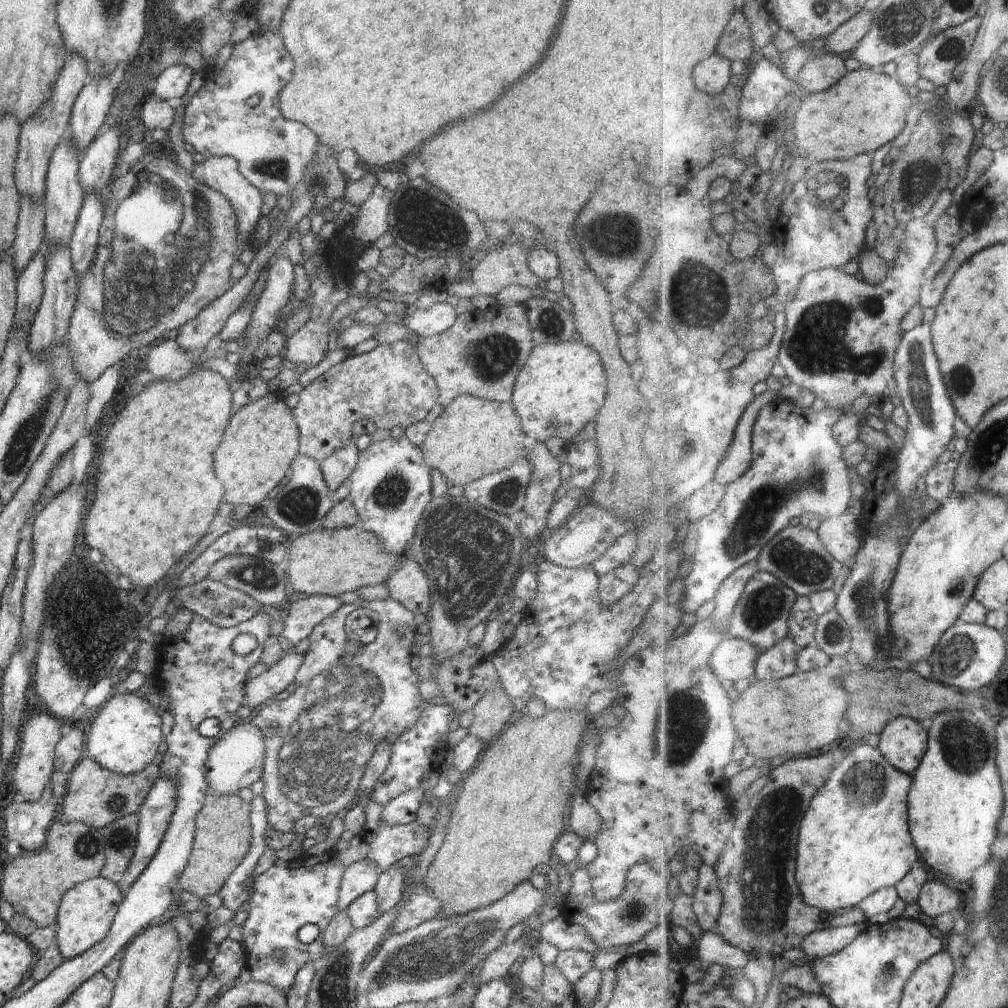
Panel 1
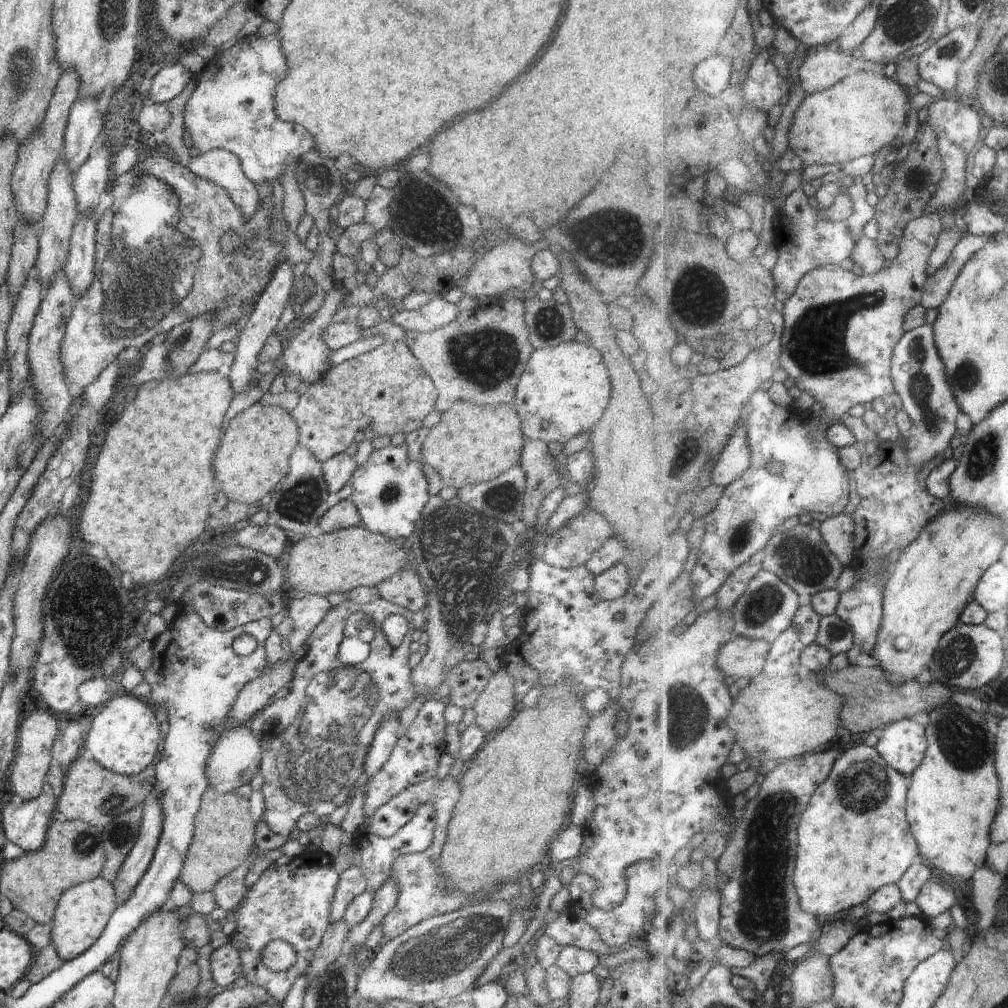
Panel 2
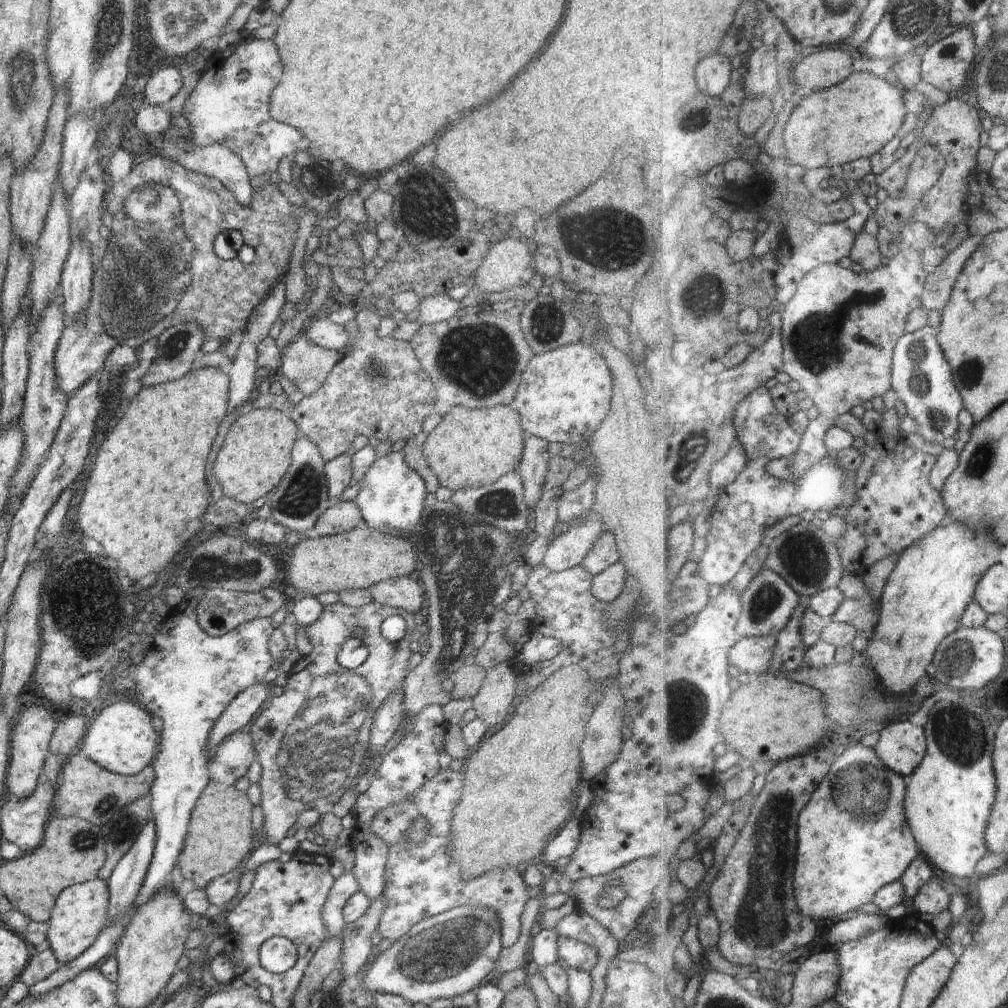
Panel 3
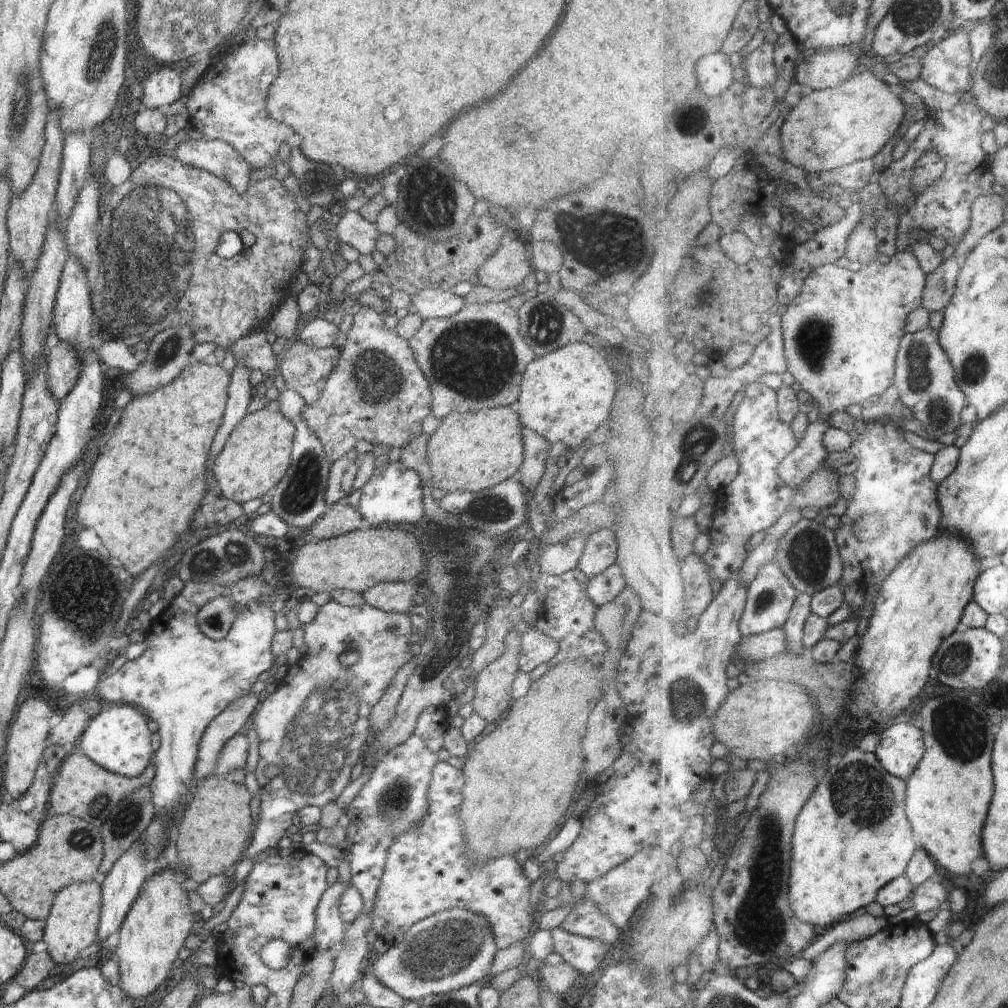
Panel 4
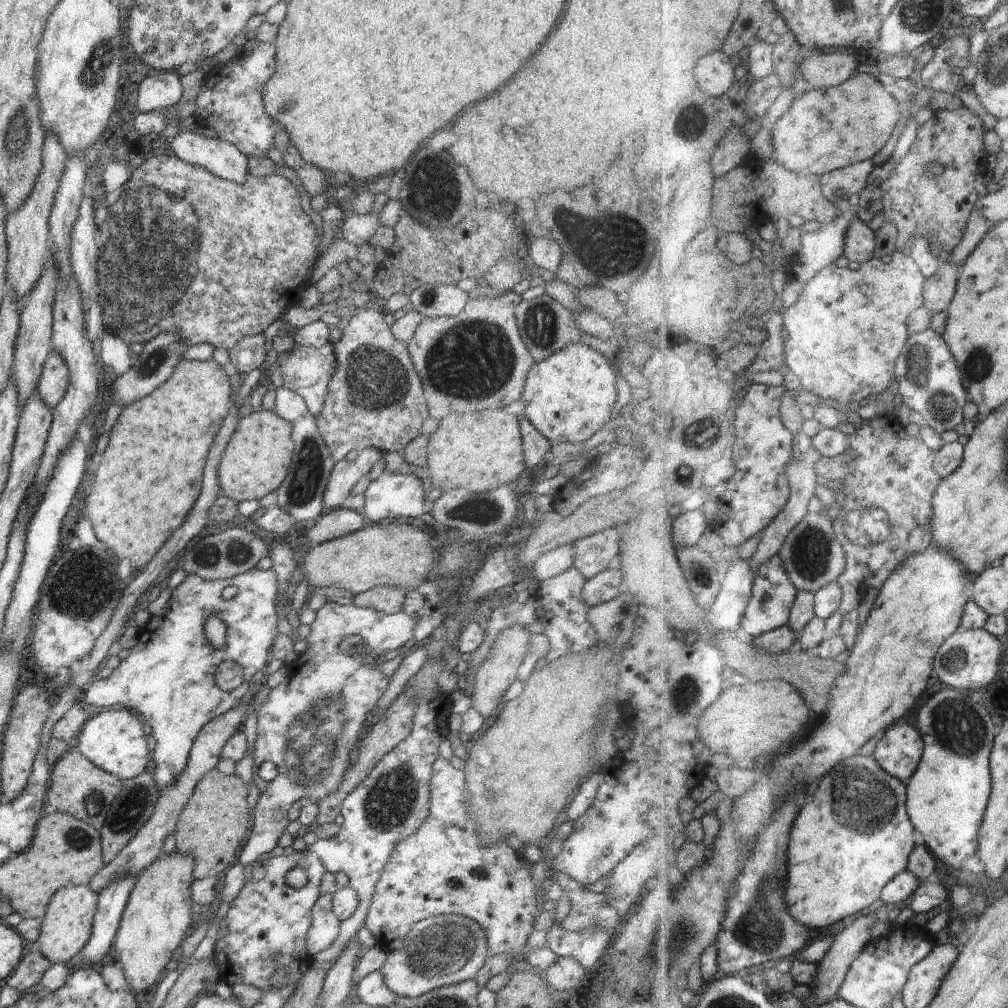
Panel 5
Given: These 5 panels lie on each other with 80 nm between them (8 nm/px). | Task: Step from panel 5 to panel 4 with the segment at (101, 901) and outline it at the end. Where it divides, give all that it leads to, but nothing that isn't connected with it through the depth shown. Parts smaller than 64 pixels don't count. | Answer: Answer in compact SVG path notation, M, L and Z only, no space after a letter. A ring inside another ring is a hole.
M141 838L132 844L132 846L120 856L114 863L112 870L100 879L101 883L101 913L99 916L99 923L97 928L96 940L94 948L101 947L102 942L114 934L122 926L130 906L139 895L140 889L144 884L146 878L146 860L143 855L145 845Z

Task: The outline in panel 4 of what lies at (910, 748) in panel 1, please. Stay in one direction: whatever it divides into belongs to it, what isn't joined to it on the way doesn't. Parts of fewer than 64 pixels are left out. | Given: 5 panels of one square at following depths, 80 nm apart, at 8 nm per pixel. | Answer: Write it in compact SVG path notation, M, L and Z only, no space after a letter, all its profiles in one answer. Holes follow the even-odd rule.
M898 723L882 732L876 753L889 772L908 780L927 753L927 738L917 725Z

